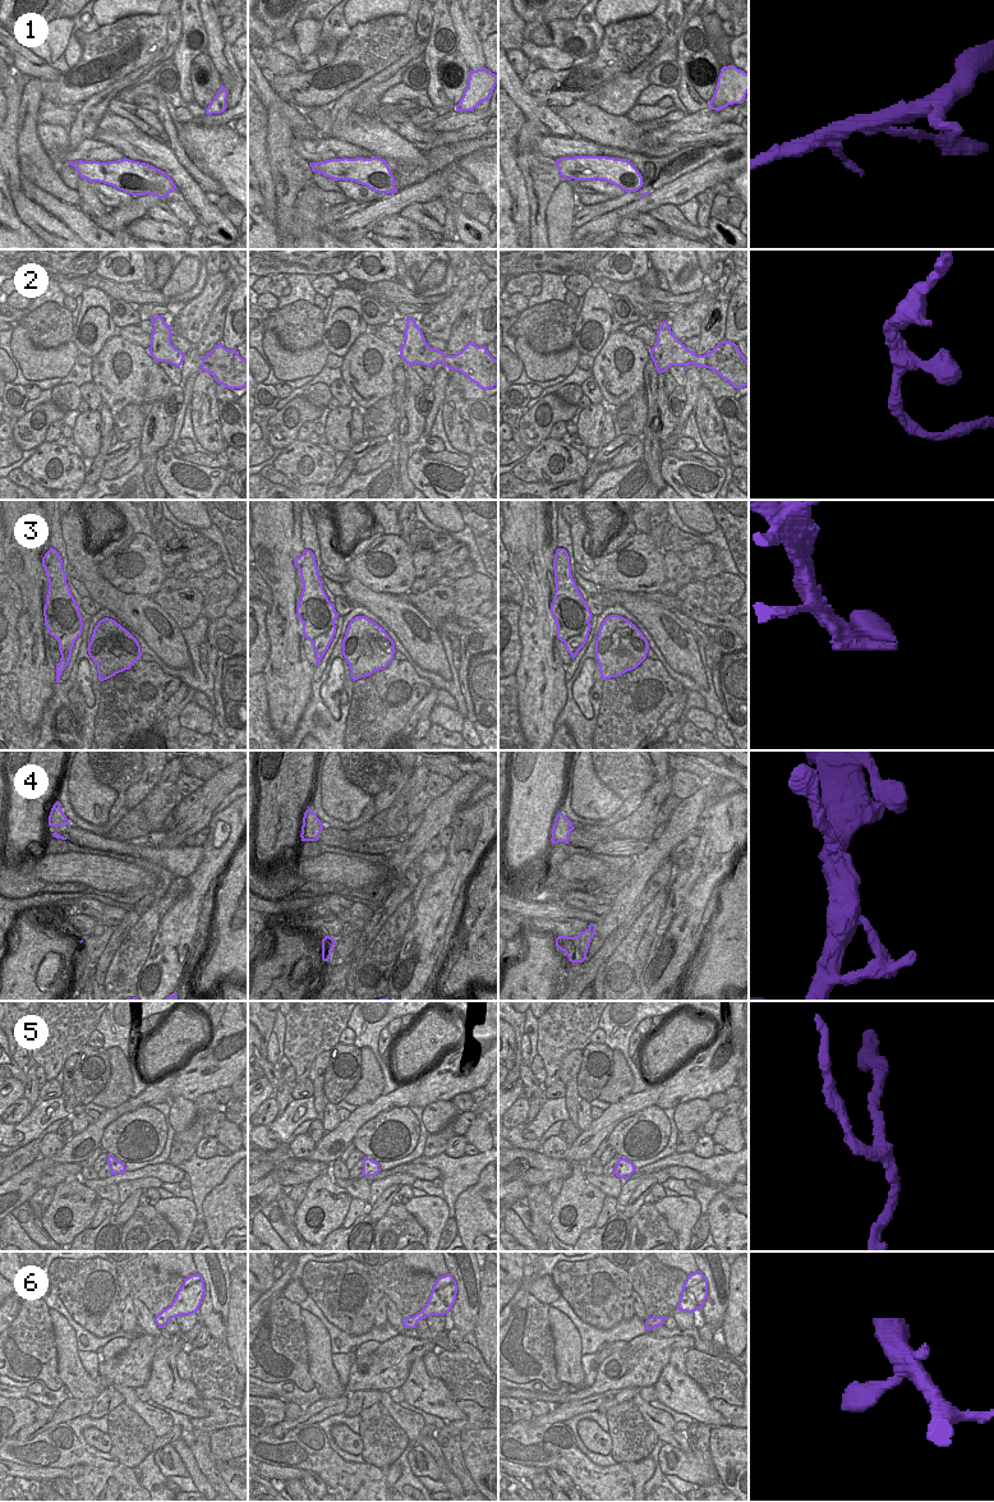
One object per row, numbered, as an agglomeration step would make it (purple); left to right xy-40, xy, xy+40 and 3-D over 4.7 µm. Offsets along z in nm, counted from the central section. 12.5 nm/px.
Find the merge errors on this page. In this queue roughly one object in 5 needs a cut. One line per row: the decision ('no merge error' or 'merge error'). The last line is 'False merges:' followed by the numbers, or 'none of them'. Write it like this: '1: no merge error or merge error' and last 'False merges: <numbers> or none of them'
1: no merge error
2: no merge error
3: merge error
4: no merge error
5: no merge error
6: no merge error
False merges: 3

